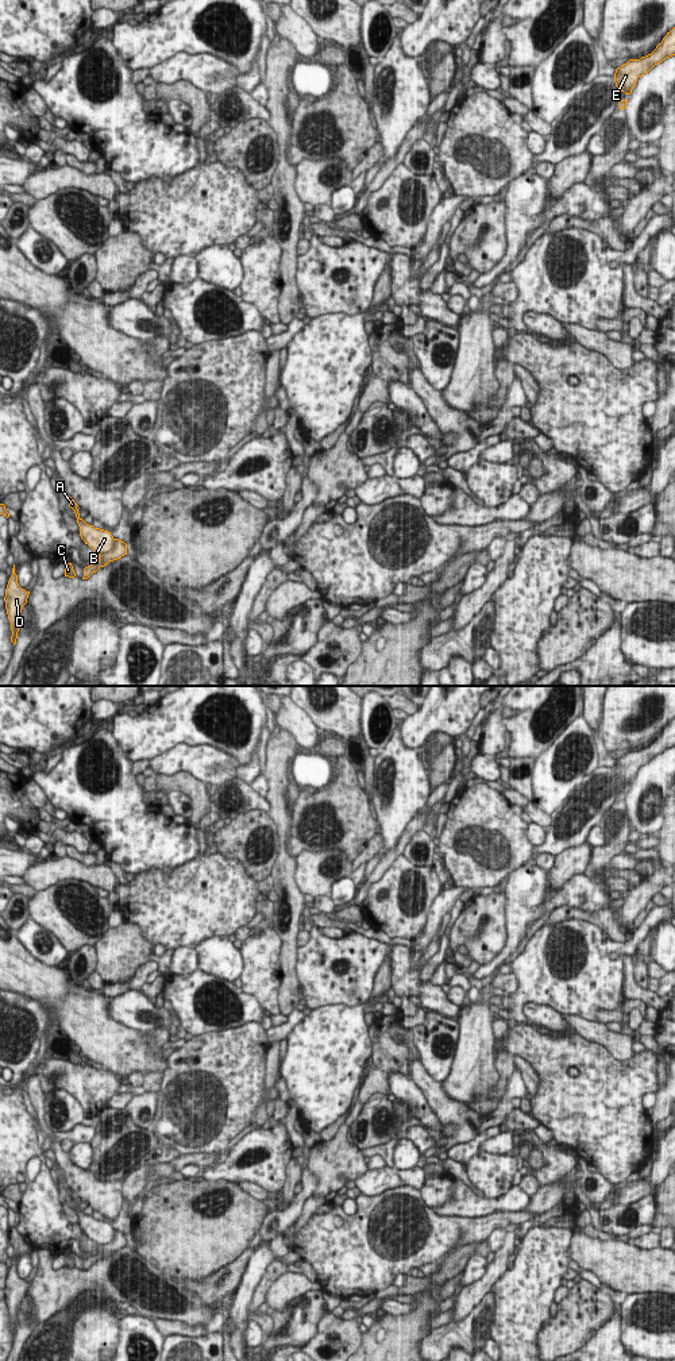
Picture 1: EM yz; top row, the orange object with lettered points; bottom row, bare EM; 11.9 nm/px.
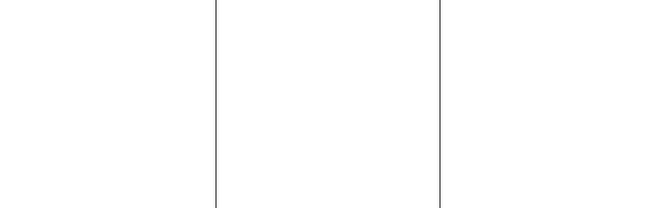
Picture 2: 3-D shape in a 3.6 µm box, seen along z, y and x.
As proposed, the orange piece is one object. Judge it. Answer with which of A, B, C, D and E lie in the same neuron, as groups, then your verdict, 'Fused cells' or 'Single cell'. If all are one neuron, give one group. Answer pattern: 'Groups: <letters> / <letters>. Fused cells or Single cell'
Groups: A B / C D E. Fused cells

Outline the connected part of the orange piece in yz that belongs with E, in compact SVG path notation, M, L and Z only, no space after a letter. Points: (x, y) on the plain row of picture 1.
M675 718L667 724L651 745L640 751L629 751L626 755L617 759L614 764L616 778L625 786L630 786L639 768L672 747L675 747Z

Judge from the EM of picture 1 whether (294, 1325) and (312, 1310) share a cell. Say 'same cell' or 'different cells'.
same cell

